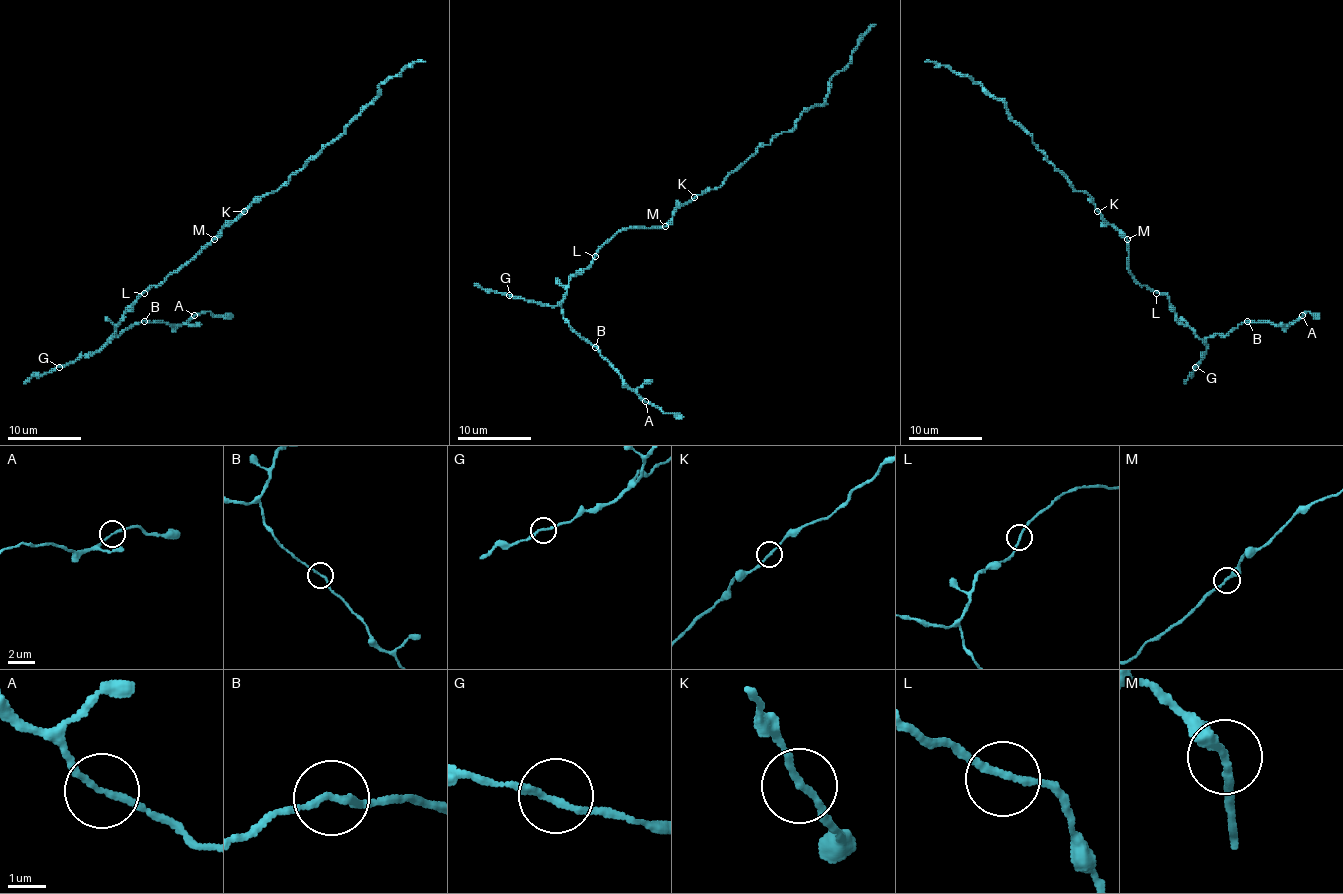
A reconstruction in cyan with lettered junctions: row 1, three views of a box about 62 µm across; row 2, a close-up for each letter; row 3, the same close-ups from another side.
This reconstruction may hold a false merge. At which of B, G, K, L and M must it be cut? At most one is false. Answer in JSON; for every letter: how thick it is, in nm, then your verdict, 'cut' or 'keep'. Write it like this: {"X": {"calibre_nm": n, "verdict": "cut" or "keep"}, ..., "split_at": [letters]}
{"B": {"calibre_nm": 170, "verdict": "keep"}, "G": {"calibre_nm": 170, "verdict": "keep"}, "K": {"calibre_nm": 170, "verdict": "keep"}, "L": {"calibre_nm": 170, "verdict": "keep"}, "M": {"calibre_nm": 240, "verdict": "keep"}, "split_at": []}

